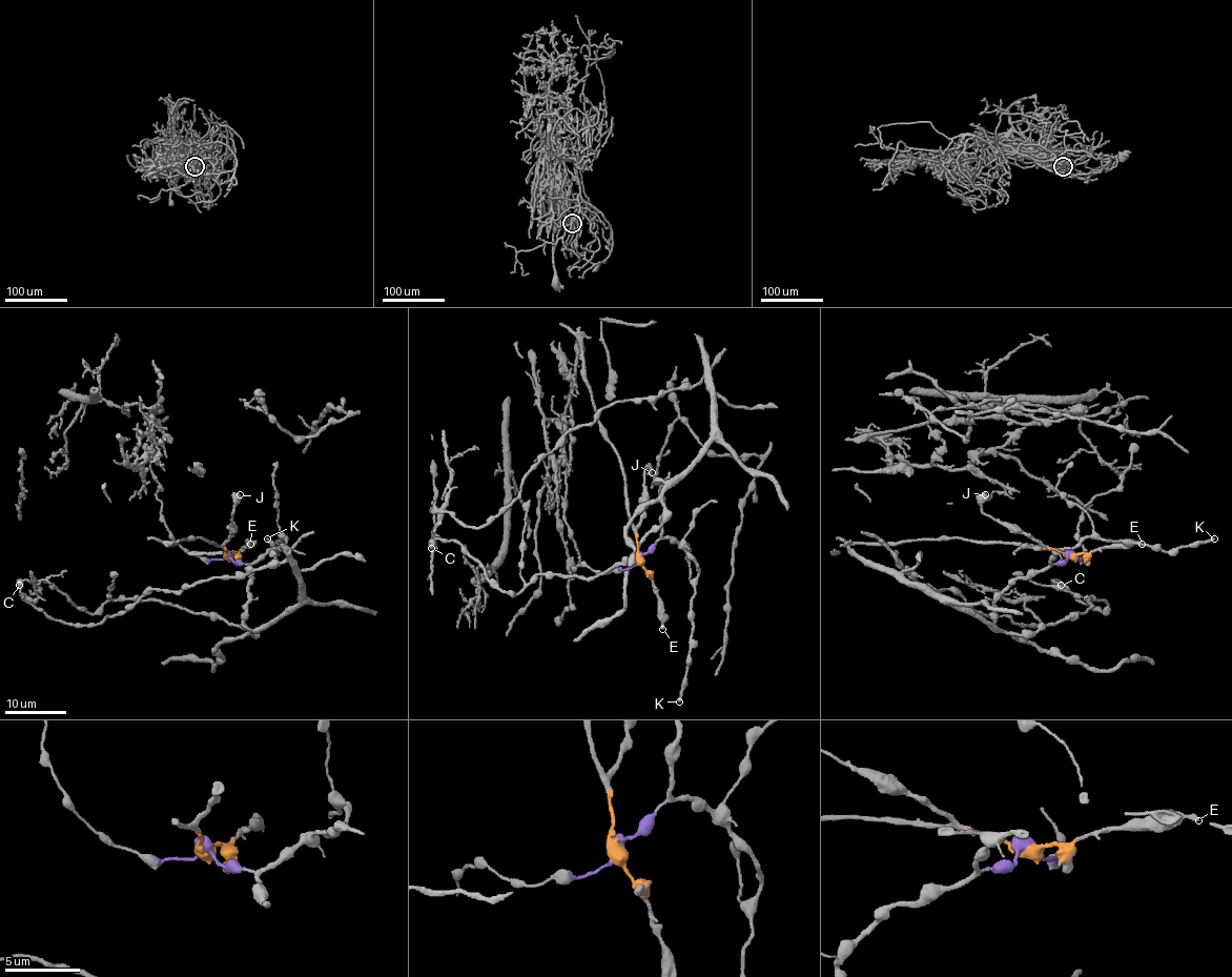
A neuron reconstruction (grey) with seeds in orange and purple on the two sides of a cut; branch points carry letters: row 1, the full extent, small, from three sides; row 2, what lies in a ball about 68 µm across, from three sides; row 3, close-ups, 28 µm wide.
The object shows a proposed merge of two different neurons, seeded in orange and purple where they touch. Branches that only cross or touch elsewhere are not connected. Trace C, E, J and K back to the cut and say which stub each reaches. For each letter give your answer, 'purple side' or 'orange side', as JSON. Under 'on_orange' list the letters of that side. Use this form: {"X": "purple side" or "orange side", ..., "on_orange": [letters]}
{"C": "purple side", "E": "orange side", "J": "orange side", "K": "purple side", "on_orange": ["E", "J"]}

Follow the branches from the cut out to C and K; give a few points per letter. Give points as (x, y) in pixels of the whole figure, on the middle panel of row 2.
C: (638, 557), (660, 537), (661, 481), (662, 523), (595, 576), (537, 573), (510, 595), (457, 543), (431, 549)
K: (638, 557), (660, 540), (669, 537), (684, 550), (698, 570), (691, 609), (689, 658), (678, 701)

